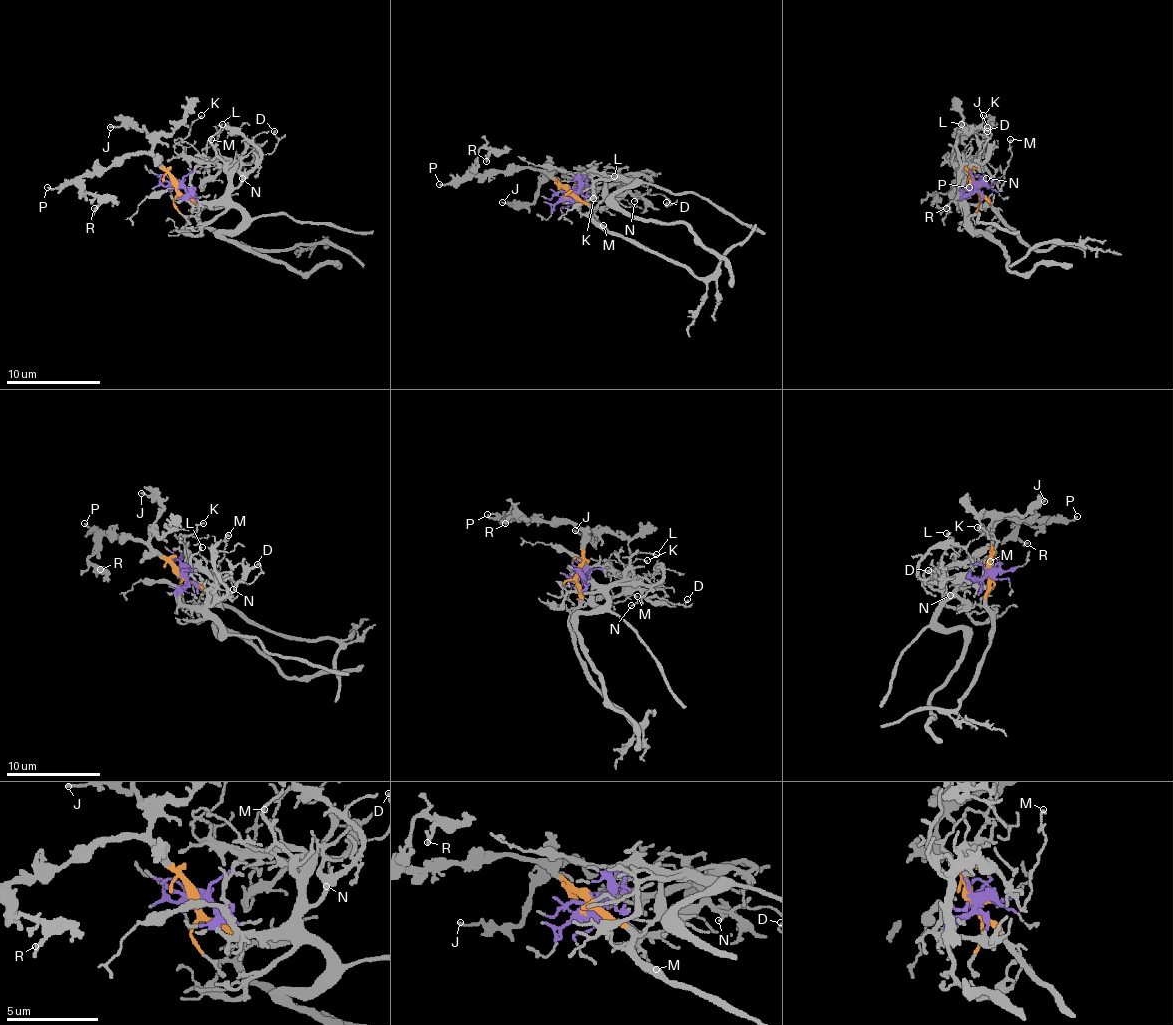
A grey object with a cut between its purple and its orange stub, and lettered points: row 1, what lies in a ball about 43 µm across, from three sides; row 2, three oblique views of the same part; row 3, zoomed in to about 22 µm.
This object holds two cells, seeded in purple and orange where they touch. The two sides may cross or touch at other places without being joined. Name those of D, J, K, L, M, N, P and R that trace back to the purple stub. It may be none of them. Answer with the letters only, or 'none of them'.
D, K, L, M, N

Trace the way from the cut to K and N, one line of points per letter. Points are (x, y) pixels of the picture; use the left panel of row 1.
K: (176, 188), (192, 169), (190, 162), (173, 148), (202, 115)
N: (176, 188), (199, 164), (213, 164), (218, 159), (239, 162), (244, 167), (242, 178)

